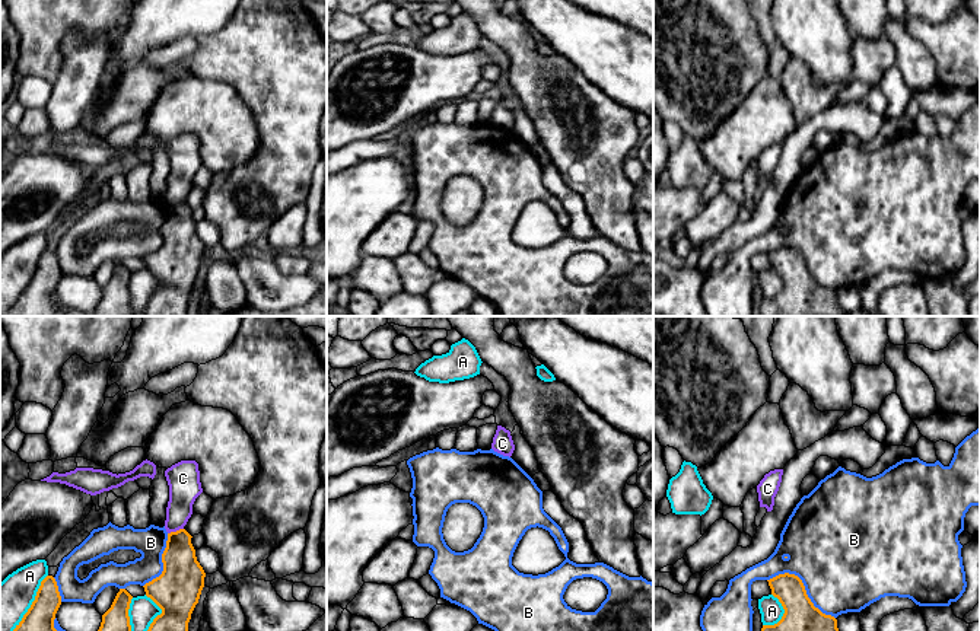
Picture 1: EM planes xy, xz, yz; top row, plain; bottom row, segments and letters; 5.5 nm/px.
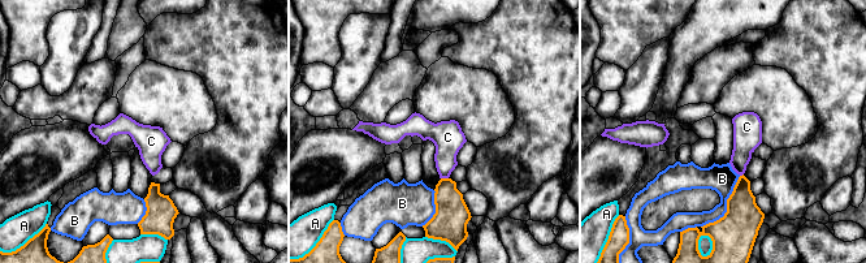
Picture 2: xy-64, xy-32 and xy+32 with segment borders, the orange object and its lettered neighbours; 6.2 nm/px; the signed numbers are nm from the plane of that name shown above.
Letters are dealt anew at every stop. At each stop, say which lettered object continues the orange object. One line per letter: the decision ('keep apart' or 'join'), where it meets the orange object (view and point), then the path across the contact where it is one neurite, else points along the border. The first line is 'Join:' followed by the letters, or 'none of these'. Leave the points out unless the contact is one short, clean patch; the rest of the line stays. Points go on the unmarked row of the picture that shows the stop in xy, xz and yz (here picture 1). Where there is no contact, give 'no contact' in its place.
Join: none of these
A: keep apart; contact xy (28, 283)
B: keep apart; contact yz (804, 260)
C: keep apart; contact xy (177, 204); border xy (183, 201), (168, 207)

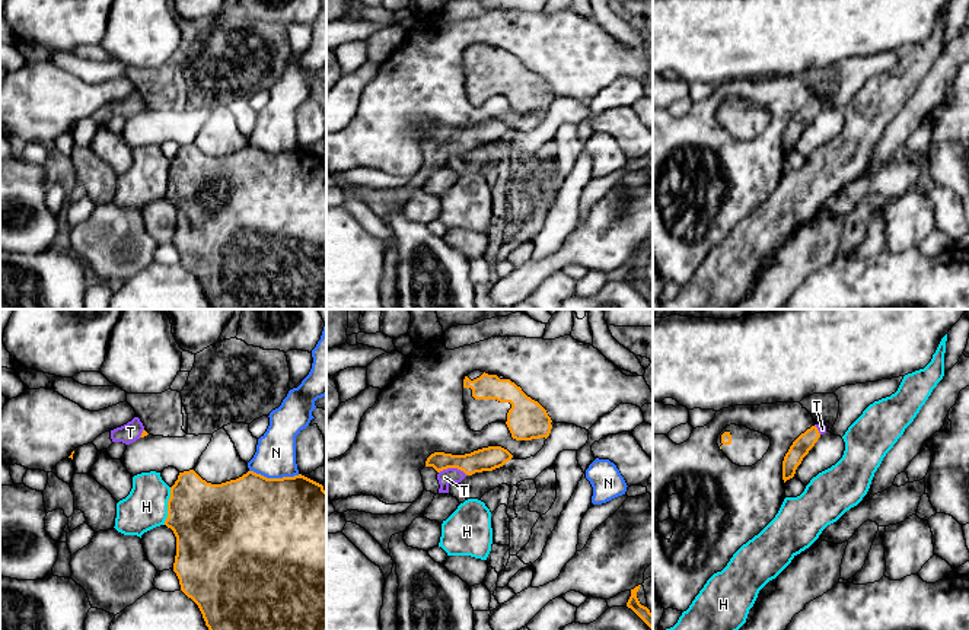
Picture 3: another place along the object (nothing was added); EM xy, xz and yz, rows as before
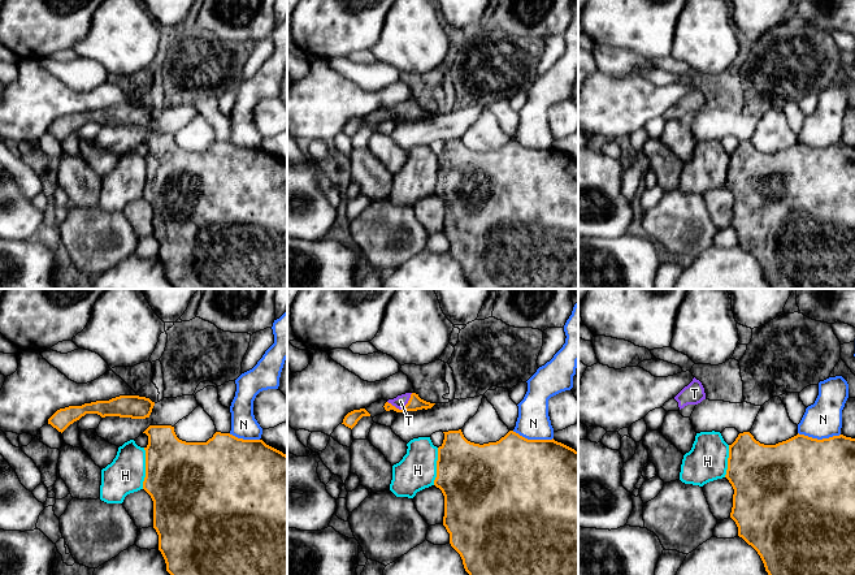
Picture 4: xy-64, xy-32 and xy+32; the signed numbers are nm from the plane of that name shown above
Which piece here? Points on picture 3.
Join: T
H: keep apart; contact xy (168, 180)
N: keep apart; contact xy (274, 152)
T: join; contact xz (453, 140); way xz (488, 131), (453, 140), (445, 150)

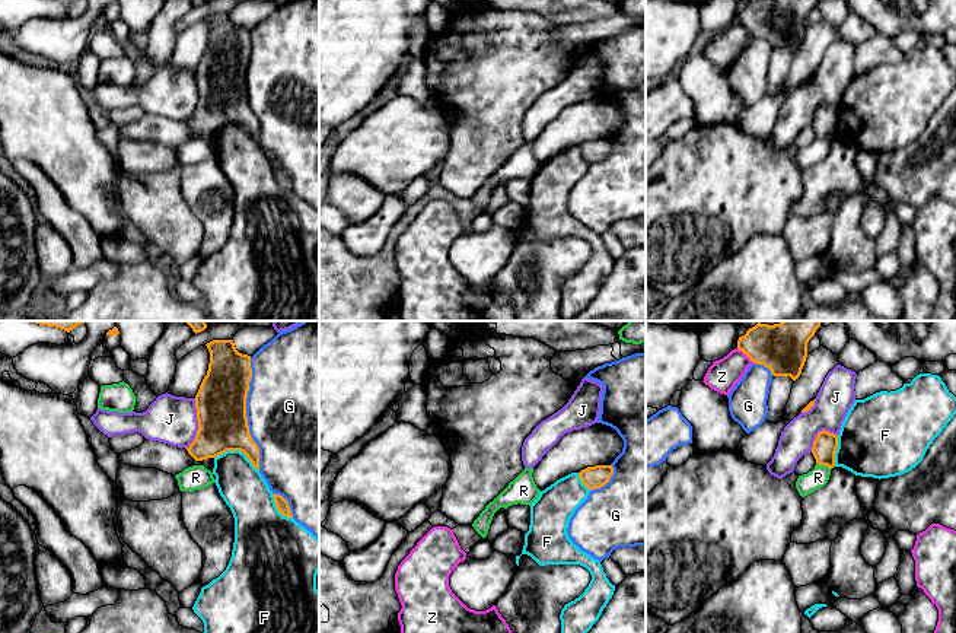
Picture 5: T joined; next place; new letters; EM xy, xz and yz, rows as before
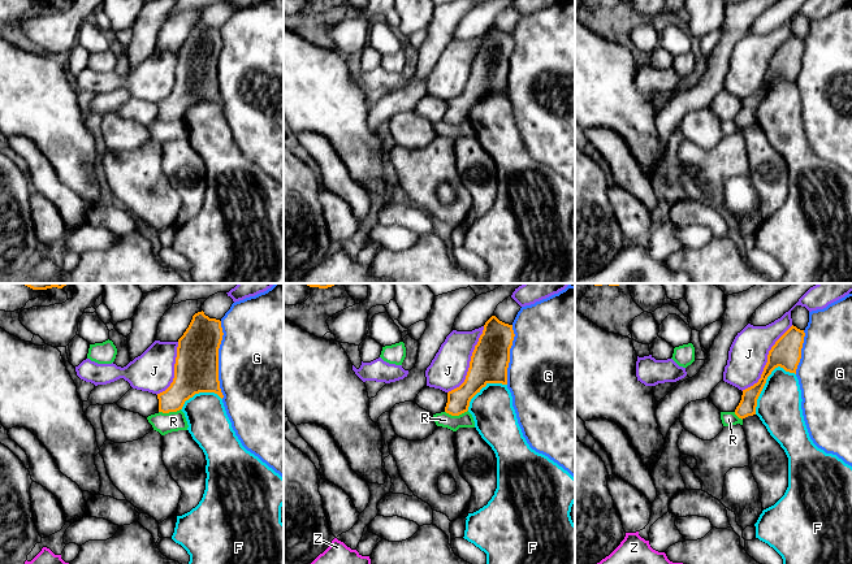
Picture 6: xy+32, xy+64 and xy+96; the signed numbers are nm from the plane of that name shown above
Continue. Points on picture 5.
Join: none of these
F: keep apart; contact xy (238, 123)
G: keep apart; contact xy (245, 88)
J: keep apart; contact xy (198, 96)
R: keep apart; contact yz (824, 137); border yz (816, 136), (831, 142)
Z: keep apart; contact yz (746, 28)

